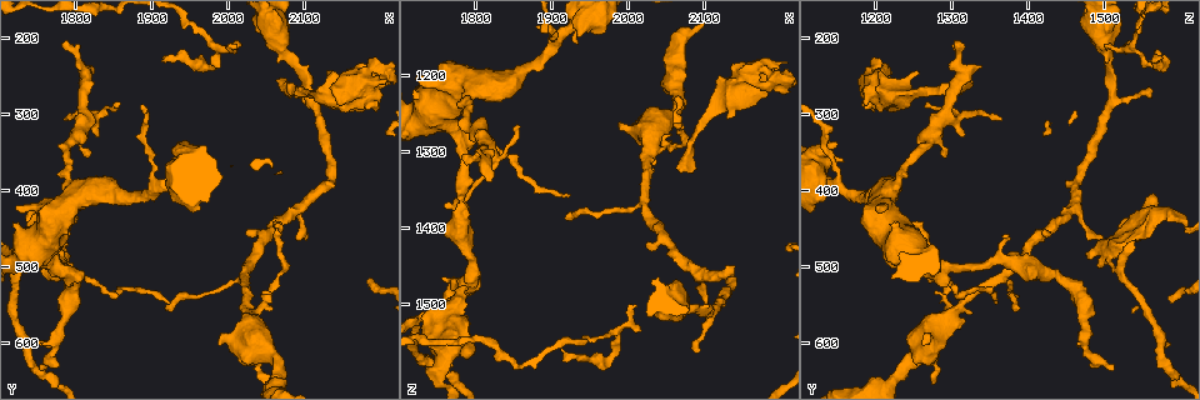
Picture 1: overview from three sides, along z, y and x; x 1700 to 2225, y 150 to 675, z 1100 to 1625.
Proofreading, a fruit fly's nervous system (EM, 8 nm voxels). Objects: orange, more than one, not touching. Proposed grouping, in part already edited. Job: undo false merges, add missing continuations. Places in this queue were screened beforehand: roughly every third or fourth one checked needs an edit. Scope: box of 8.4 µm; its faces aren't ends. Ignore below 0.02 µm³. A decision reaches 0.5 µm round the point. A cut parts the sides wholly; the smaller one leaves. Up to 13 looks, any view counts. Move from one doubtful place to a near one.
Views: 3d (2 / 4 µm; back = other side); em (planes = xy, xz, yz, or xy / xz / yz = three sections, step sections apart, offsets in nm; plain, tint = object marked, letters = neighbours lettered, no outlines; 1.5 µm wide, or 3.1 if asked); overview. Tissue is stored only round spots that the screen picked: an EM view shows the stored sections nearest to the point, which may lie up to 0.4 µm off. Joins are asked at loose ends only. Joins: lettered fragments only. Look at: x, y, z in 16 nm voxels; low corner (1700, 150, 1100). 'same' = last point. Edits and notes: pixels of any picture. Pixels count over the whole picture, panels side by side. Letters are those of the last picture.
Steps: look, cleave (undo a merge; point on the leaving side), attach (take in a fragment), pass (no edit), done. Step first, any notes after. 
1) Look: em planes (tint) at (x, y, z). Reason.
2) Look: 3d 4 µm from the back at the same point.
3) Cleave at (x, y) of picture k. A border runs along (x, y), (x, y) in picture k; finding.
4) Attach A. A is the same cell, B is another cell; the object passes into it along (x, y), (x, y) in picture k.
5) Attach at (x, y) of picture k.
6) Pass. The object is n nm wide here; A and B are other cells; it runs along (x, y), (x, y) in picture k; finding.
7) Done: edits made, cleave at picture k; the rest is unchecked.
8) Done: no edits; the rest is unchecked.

Look: em xy step 4 (tint) at (1815, 355, 1285). An open end.

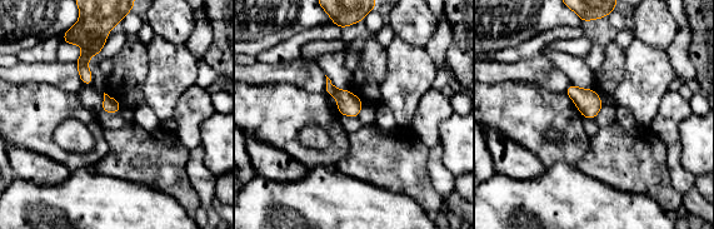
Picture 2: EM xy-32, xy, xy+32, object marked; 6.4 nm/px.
Look: em planes (letters) at the same point.

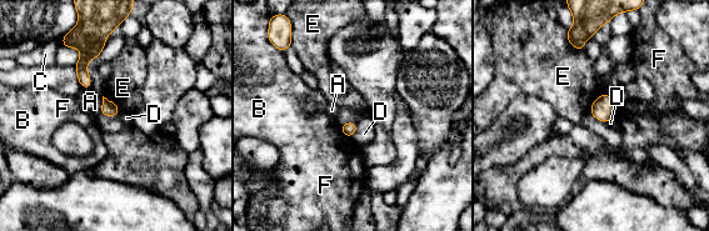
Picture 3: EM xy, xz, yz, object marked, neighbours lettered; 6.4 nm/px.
Pass. A, B, C, D, E and F are other cells; a border runs along (358, 122), (358, 127), (350, 137) in picture 3; none of them fits.

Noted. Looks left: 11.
Look: 3d 4 µm at (1780, 205, 1305). Free end.

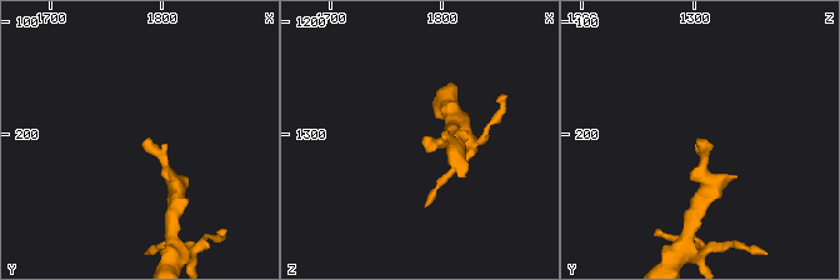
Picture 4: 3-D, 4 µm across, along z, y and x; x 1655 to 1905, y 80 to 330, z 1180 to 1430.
Look: em planes (letters) at (1782, 208, 1300). Now the EM.

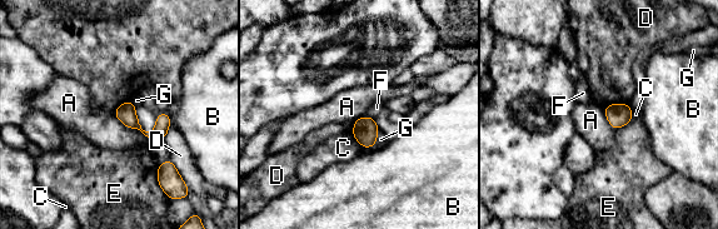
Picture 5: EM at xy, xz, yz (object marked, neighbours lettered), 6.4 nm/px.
Pass. A, B, C, D, E, F and G are other cells; no lettered fragment goes on from it.

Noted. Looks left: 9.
Look: 3d 4 µm at (2195, 285, 1185). Free end.

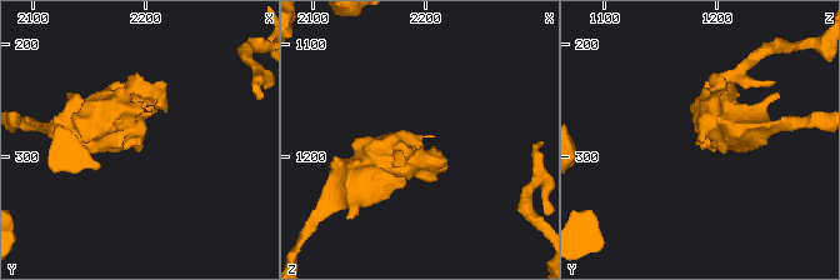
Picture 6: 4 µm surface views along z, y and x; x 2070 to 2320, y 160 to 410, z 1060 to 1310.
Look: em xy step 8 (tint) at (2198, 286, 1182).

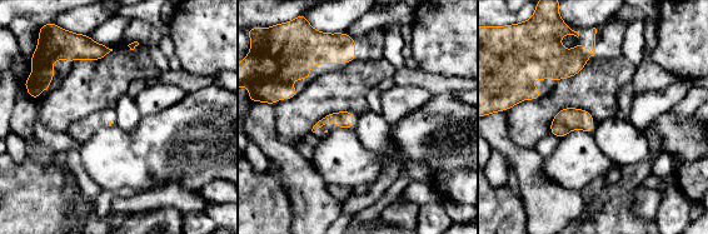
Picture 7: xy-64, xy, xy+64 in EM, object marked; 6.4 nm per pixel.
Look: em xy step 8 (letters) at the same point. What lies round it.

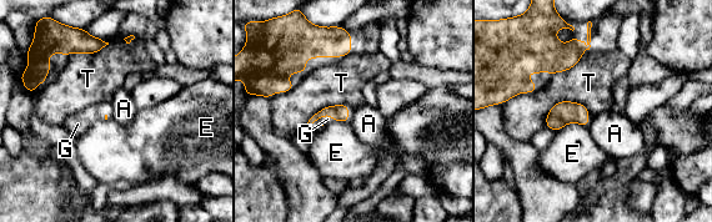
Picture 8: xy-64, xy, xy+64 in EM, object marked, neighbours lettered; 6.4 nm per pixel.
Attach G. The longest contact is with T, 300 nm; G is the same cell, A, E and T are other cells; the object passes into it along (340, 112), (321, 116), (327, 119) in picture 8; the neuron continues.

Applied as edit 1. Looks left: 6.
Look: overview.

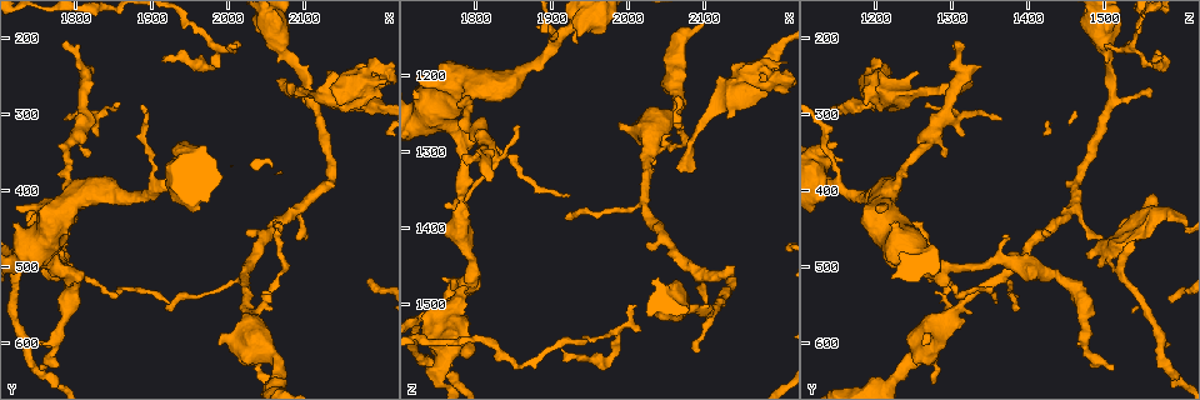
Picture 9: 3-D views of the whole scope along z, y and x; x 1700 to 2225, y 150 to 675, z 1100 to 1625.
Look: em planes (plain) at (2065, 450, 1225). Free end.

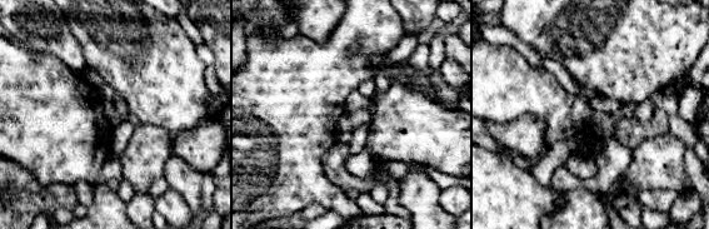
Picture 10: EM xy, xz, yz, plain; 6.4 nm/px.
Look: em planes (letters) at the same point. See the neighbours.

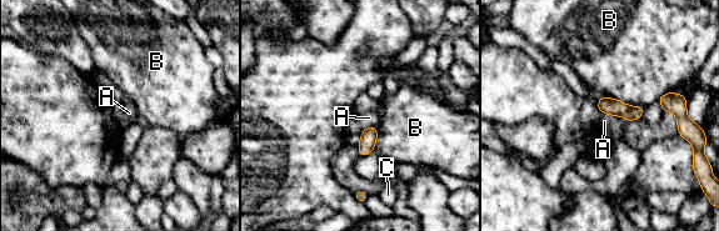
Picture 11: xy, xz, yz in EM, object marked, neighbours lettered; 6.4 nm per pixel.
Pass. A, B and C are other cells; a border runs along (377, 125), (362, 130) in picture 11; no lettered fragment goes on from it.

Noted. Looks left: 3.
Look: em xy step 8 (tint) at (1775, 595, 1475). Sudden change in width.

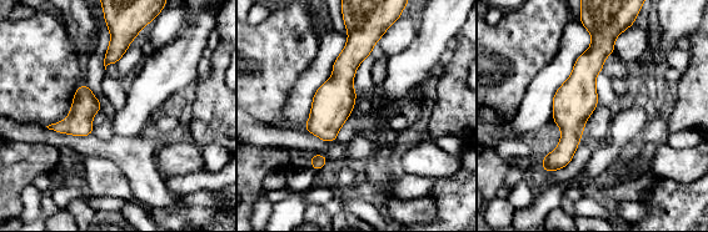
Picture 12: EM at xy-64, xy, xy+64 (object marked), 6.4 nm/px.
Look: em planes (tint) at the same point. Cut it another way.

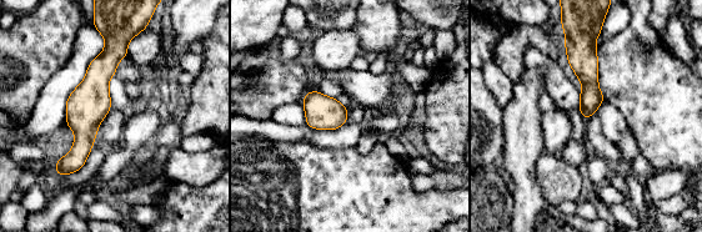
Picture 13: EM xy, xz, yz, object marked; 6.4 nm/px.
Look: em planes (letters) at the same point. See the neighbours.

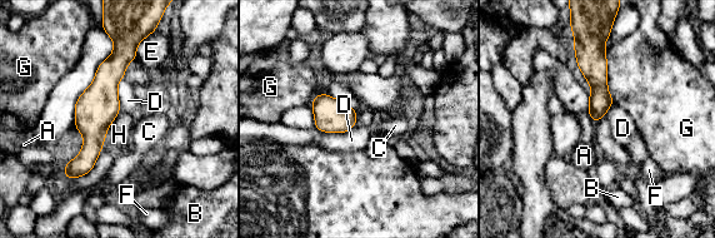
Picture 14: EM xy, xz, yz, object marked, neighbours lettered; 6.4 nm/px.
Pass. A, B, C, D, E, F, G and H are other cells; it runs along (123, 49), (94, 112), (91, 149), (66, 173) in picture 14; continuous, no second neuron.

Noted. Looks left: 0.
Done: edits made, attach at picture 8; the rest is unchecked.

